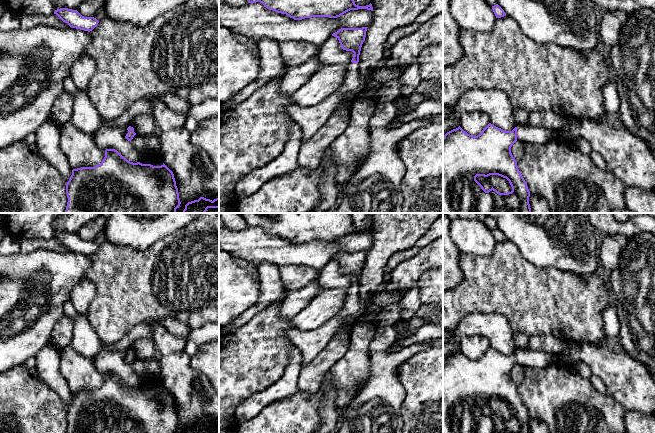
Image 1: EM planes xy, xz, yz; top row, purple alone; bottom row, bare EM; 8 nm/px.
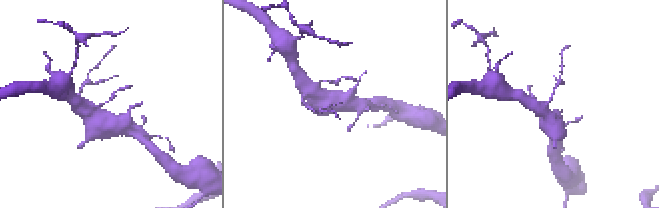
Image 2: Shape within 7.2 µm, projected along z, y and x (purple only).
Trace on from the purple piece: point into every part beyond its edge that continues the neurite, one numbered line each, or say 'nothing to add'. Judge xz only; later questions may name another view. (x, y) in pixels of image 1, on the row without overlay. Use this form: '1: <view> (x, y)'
1: xz (310, 343)

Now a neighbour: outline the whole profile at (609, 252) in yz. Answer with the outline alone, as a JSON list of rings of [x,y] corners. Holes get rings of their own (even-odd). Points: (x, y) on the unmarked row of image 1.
[[[606,235],[598,247],[599,263],[606,269],[614,270],[620,260],[621,253],[632,237],[617,235]]]

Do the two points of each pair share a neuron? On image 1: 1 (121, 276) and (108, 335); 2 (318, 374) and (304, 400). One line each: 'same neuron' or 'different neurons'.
1: same neuron
2: different neurons

